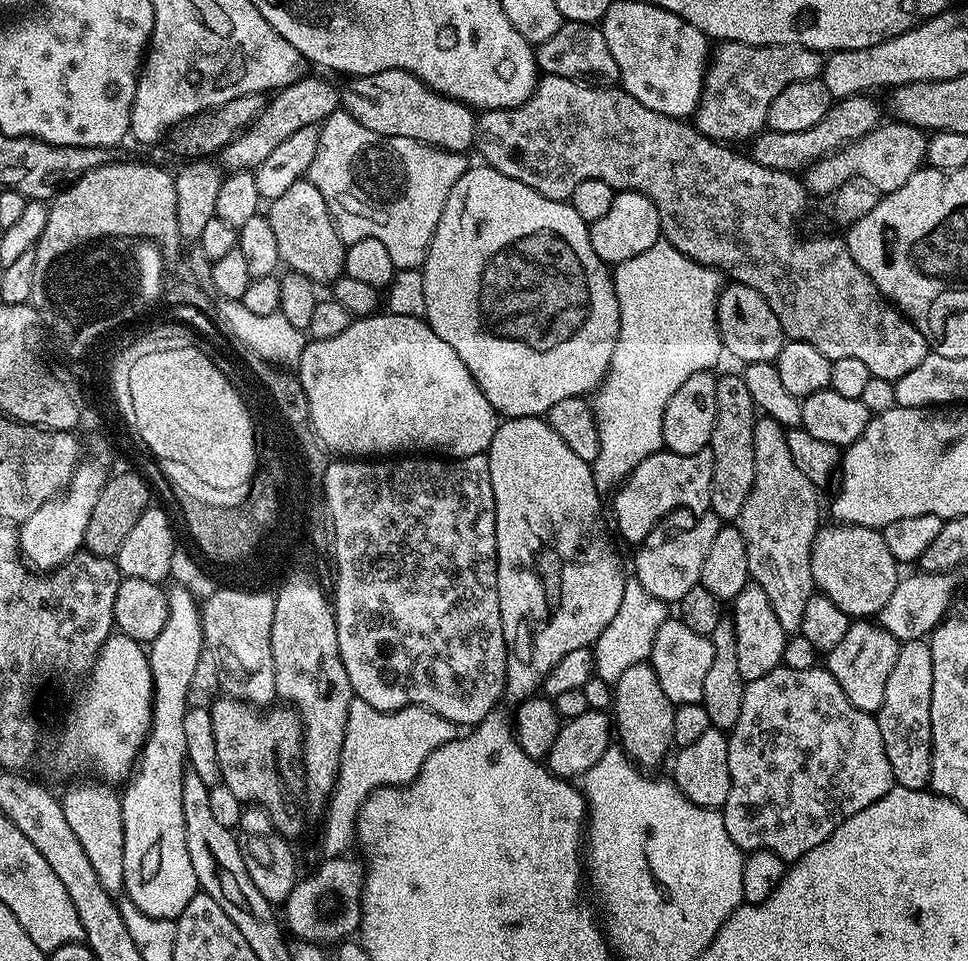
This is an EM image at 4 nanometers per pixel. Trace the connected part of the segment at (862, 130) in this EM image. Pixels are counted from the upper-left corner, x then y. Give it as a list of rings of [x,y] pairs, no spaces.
[[[861,94],[837,99],[829,108],[826,118],[822,118],[818,126],[810,126],[810,130],[794,130],[793,132],[765,130],[761,132],[751,141],[750,159],[766,168],[793,174],[807,169],[822,157],[829,156],[830,153],[837,152],[848,144],[853,144],[858,138],[880,127],[882,123],[880,108],[870,97],[871,95]]]

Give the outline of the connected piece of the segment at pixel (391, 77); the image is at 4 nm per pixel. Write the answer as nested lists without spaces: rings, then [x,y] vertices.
[[[386,70],[369,76],[358,76],[347,81],[340,93],[343,111],[349,112],[366,130],[374,130],[383,136],[394,138],[414,138],[432,148],[444,148],[448,152],[467,153],[473,147],[476,138],[477,113],[461,100],[452,100],[449,96],[438,94],[425,86],[417,76],[406,70]]]

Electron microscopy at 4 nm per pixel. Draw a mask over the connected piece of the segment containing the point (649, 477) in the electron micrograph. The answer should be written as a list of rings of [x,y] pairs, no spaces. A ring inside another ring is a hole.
[[[711,447],[698,450],[698,454],[674,454],[667,450],[656,452],[634,469],[627,480],[615,489],[611,497],[610,516],[615,531],[631,546],[643,544],[644,539],[657,531],[659,520],[671,512],[685,508],[691,514],[703,514],[710,509],[710,486],[714,478],[714,458]]]

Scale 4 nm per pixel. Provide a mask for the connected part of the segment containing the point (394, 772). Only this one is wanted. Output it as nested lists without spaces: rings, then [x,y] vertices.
[[[353,698],[346,718],[346,738],[342,742],[342,758],[338,766],[336,788],[322,813],[324,829],[320,832],[320,848],[328,858],[340,858],[356,840],[356,819],[360,807],[371,792],[380,788],[403,788],[420,773],[424,760],[446,742],[455,740],[457,725],[434,714],[429,708],[403,708],[397,712],[374,710],[370,702]]]

